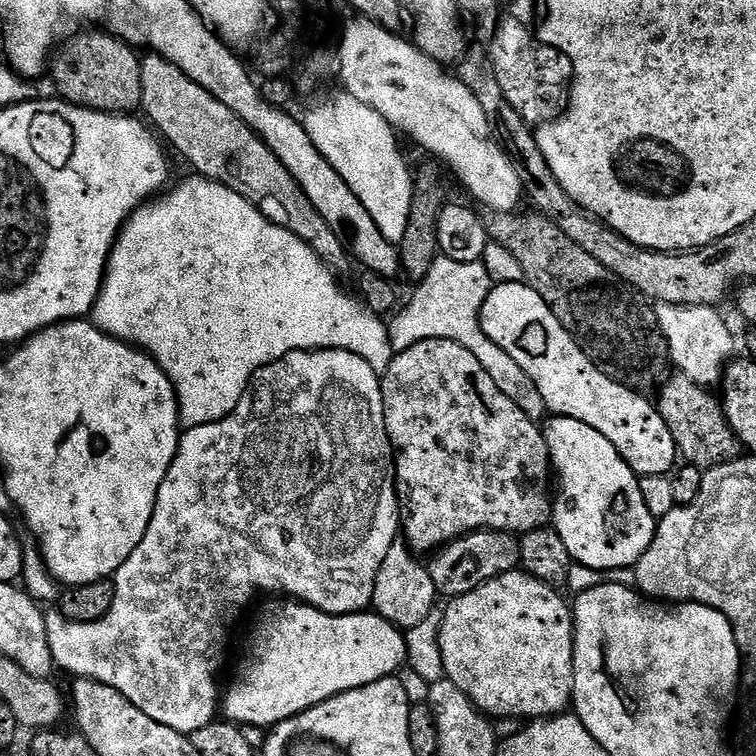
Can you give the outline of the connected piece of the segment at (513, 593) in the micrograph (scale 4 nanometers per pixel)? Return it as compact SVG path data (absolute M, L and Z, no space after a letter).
M517 570L502 574L478 586L478 590L470 590L470 594L462 594L447 601L448 608L443 609L444 621L440 632L444 674L446 679L454 682L454 686L458 686L458 690L462 690L462 694L466 694L470 702L474 702L474 706L480 709L485 716L489 718L519 717L524 722L531 722L559 716L569 711L574 690L574 634L572 633L572 610L569 601L564 601L560 595L561 593L551 588L549 584L538 582L538 578Z

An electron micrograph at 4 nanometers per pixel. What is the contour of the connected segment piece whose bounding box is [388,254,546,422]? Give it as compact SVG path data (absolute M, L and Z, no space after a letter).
M441 254L434 266L430 266L430 274L426 274L426 278L415 285L416 293L413 294L412 301L405 308L403 305L391 317L388 337L392 343L392 351L401 352L423 340L458 342L466 346L466 350L470 350L470 354L474 354L478 362L482 362L482 370L486 370L486 374L494 378L498 390L502 390L502 394L506 394L506 398L510 398L510 402L514 402L514 406L518 406L522 414L526 414L531 420L543 421L546 409L542 394L538 394L538 386L534 386L526 370L522 370L522 366L518 366L518 362L514 362L514 358L506 354L506 350L494 346L494 342L486 338L480 325L480 311L493 287L491 276L482 262L451 260Z

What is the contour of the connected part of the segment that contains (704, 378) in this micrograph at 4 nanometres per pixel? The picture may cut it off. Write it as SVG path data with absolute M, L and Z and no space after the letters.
M661 304L656 308L658 326L668 343L668 354L675 371L690 378L695 384L711 389L721 383L724 369L733 359L736 340L728 324L716 313L715 307L686 306L685 304Z

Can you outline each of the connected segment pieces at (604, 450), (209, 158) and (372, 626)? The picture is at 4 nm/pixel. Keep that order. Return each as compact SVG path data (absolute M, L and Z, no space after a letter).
M552 416L543 425L542 431L548 444L548 458L555 483L556 480L560 483L560 489L554 492L551 523L562 542L566 542L566 550L570 550L573 561L599 574L611 573L616 568L633 567L642 554L646 554L650 542L656 537L658 523L650 510L646 510L636 473L618 454L616 447L598 434L594 426L586 426L586 422L578 422L569 416Z
M148 54L148 57L140 60L140 81L142 82L140 108L145 112L143 115L147 123L163 137L173 153L176 151L196 171L193 173L197 177L213 180L234 190L234 194L242 194L242 198L246 198L246 202L255 206L267 220L302 238L302 242L306 242L306 246L310 246L310 250L314 250L314 254L318 254L321 262L332 269L333 273L341 274L340 272L347 270L350 257L342 246L338 234L334 234L334 230L326 226L326 218L322 218L322 214L314 210L314 205L310 203L310 198L306 198L302 186L294 182L290 170L282 166L282 162L272 153L270 146L266 146L264 139L249 124L242 122L242 118L238 118L238 114L230 110L230 106L222 106L222 102L218 102L218 98L214 98L210 90L198 86L198 82L194 82L177 64L172 64L166 58L155 54Z
M268 602L252 632L252 641L244 652L240 673L233 678L229 688L227 685L223 693L222 712L237 726L268 730L346 690L358 690L387 676L396 676L399 668L405 667L406 658L405 633L376 615L375 611L365 610L349 616L331 616L309 604Z

